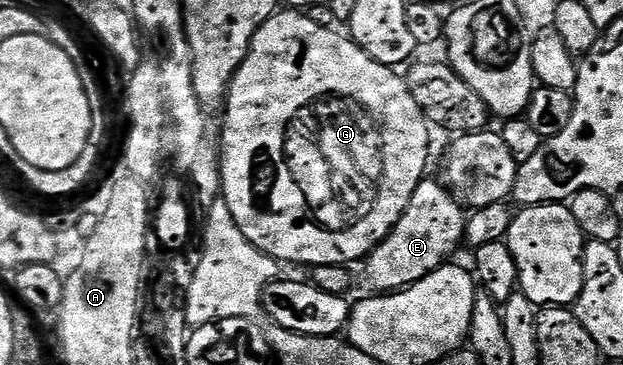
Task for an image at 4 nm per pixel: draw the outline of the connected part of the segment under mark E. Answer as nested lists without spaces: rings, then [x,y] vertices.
[[[422,179],[415,187],[415,195],[411,195],[411,203],[403,211],[399,223],[390,231],[380,243],[374,247],[372,253],[364,258],[365,281],[370,285],[370,290],[378,294],[388,294],[390,291],[398,291],[406,286],[416,283],[424,276],[431,274],[437,268],[446,264],[449,257],[457,248],[462,248],[465,240],[466,210],[454,199],[453,194],[445,188],[440,180],[429,181]]]

